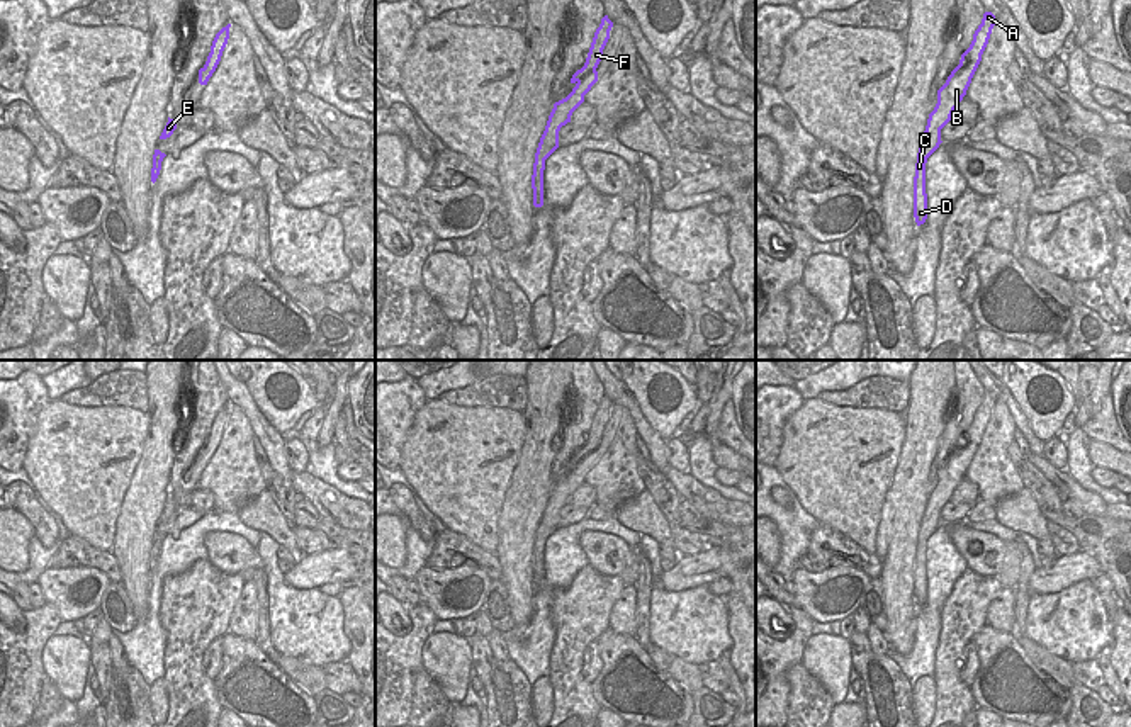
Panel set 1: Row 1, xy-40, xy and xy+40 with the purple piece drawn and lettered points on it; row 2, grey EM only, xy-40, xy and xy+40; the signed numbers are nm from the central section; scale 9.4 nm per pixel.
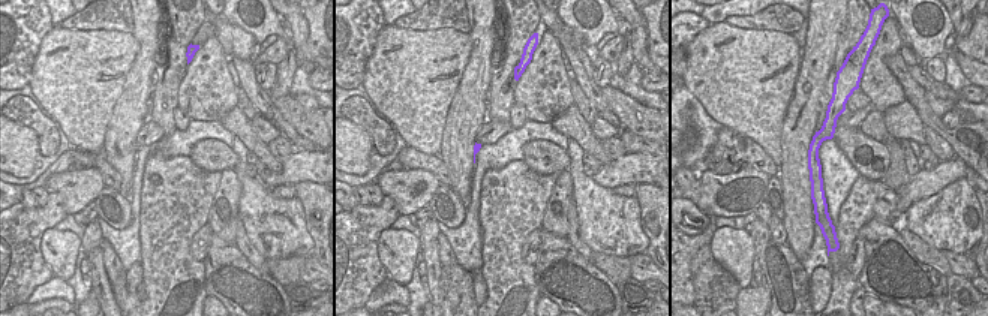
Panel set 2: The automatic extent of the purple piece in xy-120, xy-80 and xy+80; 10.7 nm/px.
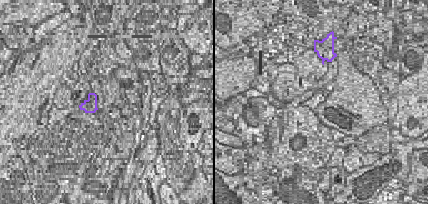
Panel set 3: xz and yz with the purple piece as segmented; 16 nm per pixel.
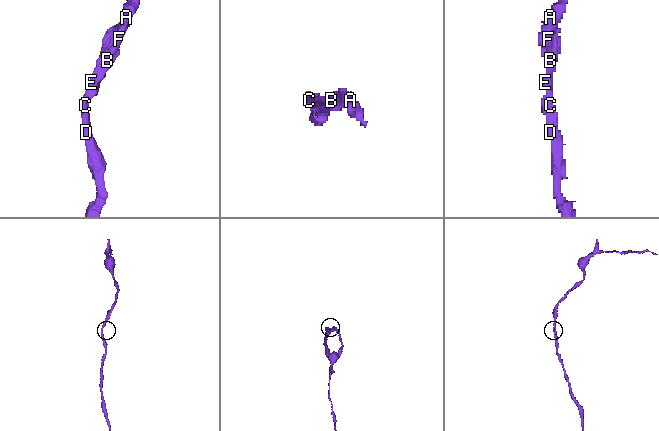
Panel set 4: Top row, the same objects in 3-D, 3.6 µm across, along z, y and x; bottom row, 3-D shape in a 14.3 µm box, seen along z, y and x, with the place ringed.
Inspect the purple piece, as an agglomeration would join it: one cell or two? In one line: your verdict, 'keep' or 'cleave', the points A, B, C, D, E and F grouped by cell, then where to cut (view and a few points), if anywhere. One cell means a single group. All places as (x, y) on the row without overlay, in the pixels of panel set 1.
keep | A B C D E F | no cut

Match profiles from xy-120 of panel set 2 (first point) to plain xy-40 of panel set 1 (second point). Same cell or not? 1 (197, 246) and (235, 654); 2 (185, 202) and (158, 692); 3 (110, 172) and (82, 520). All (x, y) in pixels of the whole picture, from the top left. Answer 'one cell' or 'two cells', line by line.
1: two cells
2: two cells
3: two cells

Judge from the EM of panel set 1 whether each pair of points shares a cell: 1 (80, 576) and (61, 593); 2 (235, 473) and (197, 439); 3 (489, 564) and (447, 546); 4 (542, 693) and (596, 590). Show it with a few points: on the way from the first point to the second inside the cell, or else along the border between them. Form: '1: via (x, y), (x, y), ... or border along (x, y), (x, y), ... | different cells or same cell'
1: via (75, 581), (67, 588) | same cell
2: border along (206, 466), (196, 486) | different cells
3: via (479, 559), (457, 549) | same cell
4: border along (547, 676), (552, 687), (554, 709) | different cells

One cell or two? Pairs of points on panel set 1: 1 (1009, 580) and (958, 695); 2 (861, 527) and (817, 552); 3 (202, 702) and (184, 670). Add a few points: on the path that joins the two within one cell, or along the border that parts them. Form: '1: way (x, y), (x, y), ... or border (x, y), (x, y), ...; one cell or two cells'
1: border (992, 576), (1004, 586); two cells
2: border (821, 524), (839, 530), (873, 556); two cells
3: way (194, 693), (184, 678); one cell

